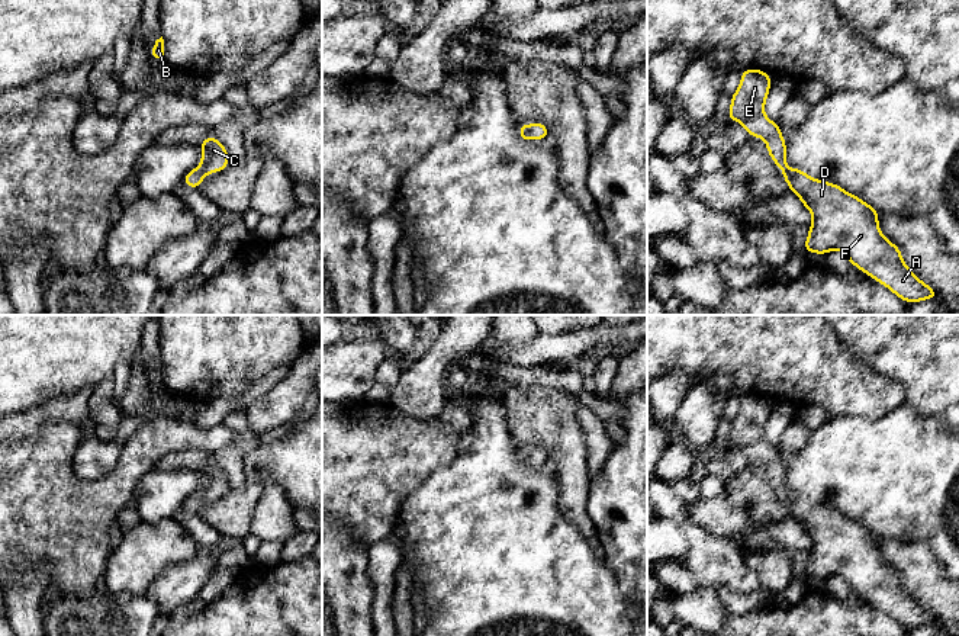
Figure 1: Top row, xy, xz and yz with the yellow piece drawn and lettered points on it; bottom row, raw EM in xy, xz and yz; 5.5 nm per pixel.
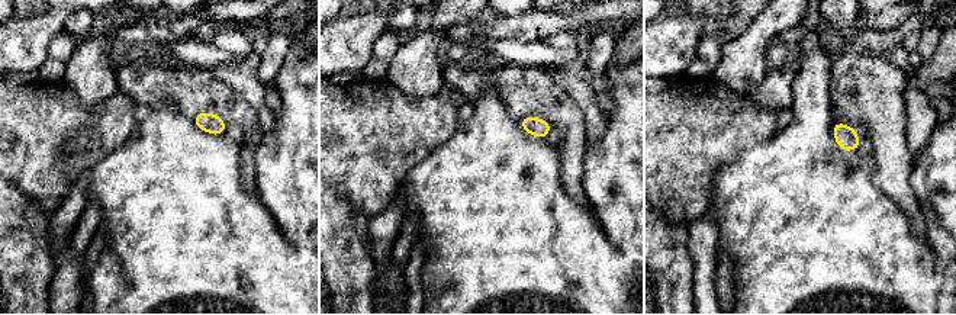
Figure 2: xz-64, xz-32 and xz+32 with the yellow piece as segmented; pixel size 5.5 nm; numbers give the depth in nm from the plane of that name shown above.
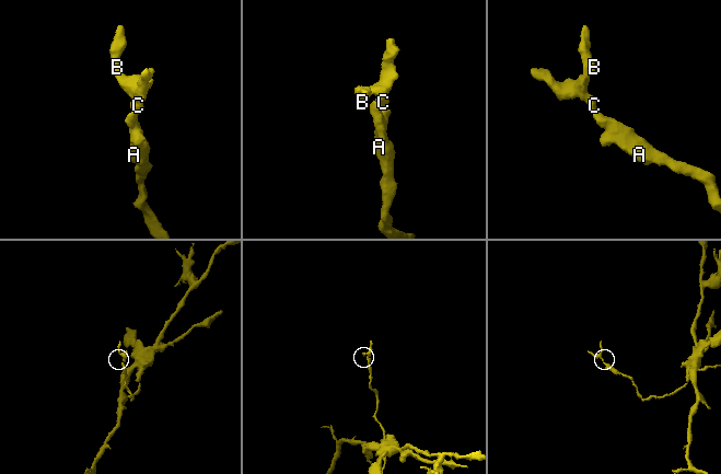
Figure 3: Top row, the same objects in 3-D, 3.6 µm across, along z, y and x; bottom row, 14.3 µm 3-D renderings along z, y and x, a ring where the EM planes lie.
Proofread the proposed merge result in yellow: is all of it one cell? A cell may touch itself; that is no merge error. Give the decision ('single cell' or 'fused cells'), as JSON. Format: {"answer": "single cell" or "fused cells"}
{"answer": "single cell"}

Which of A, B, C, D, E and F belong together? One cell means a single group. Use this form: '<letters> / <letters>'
A B C D E F

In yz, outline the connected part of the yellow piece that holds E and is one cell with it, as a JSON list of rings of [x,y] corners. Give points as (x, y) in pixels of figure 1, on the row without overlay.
[[[754,394],[741,396],[740,411],[731,420],[728,447],[737,446],[749,462],[766,466],[767,478],[782,495],[791,517],[812,539],[804,568],[807,578],[827,579],[840,575],[853,591],[885,610],[900,624],[910,629],[937,624],[936,616],[902,587],[900,572],[881,559],[879,536],[839,510],[815,505],[799,494],[786,492],[786,466],[781,452],[763,437],[770,411],[770,399]]]

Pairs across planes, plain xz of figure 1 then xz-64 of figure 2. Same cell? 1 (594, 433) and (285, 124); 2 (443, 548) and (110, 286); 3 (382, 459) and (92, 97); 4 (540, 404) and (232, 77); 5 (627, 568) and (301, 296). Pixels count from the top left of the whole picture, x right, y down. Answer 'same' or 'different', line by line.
1: different
2: different
3: different
4: different
5: different

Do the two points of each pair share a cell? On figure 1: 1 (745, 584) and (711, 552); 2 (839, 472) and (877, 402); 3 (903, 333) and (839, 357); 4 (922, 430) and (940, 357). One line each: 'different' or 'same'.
1: same
2: different
3: different
4: different

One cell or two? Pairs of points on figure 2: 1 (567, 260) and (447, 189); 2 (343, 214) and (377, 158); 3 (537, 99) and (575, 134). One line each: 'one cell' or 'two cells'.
1: one cell
2: two cells
3: one cell

